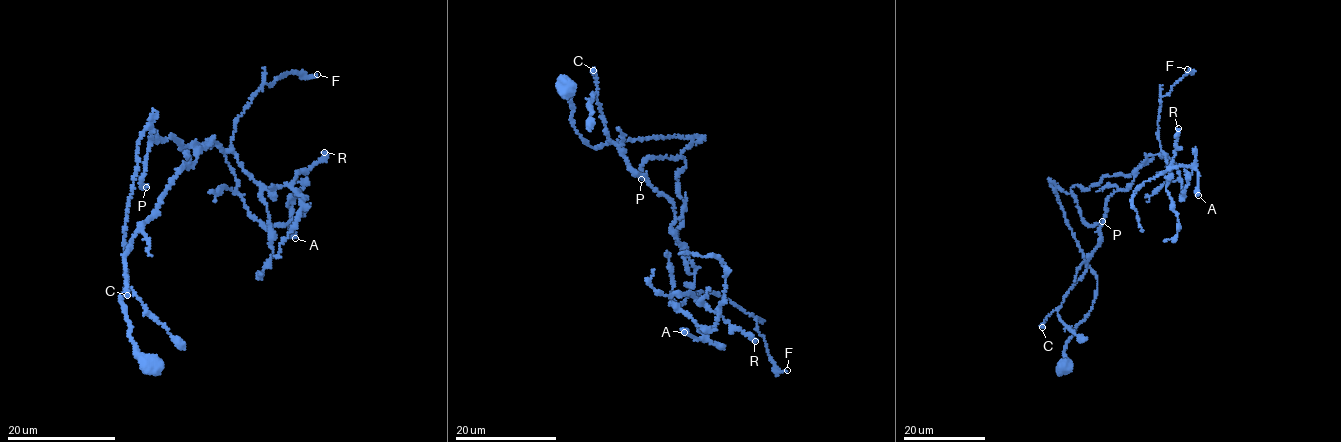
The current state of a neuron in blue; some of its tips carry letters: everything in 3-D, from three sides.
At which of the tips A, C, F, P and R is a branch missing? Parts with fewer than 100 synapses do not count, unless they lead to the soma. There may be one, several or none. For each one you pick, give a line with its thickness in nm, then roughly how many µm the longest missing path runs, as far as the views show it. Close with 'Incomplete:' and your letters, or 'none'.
P: Thickness 400 nm. Missing length about 80 µm
Incomplete: P

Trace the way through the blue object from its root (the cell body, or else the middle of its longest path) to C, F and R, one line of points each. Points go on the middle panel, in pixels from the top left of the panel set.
C: (567, 84), (594, 148), (704, 137), (677, 179), (693, 274), (671, 201), (610, 142), (593, 70)
F: (567, 84), (575, 129), (594, 148), (704, 137), (681, 153), (677, 179), (690, 292), (756, 318), (787, 370)
R: (567, 84), (575, 129), (594, 148), (704, 137), (681, 153), (678, 246), (695, 278), (690, 292), (755, 341)

